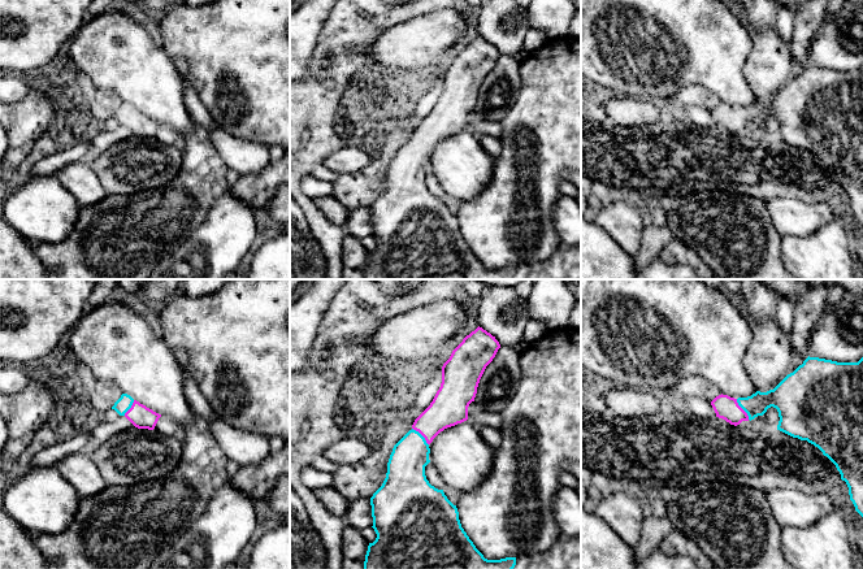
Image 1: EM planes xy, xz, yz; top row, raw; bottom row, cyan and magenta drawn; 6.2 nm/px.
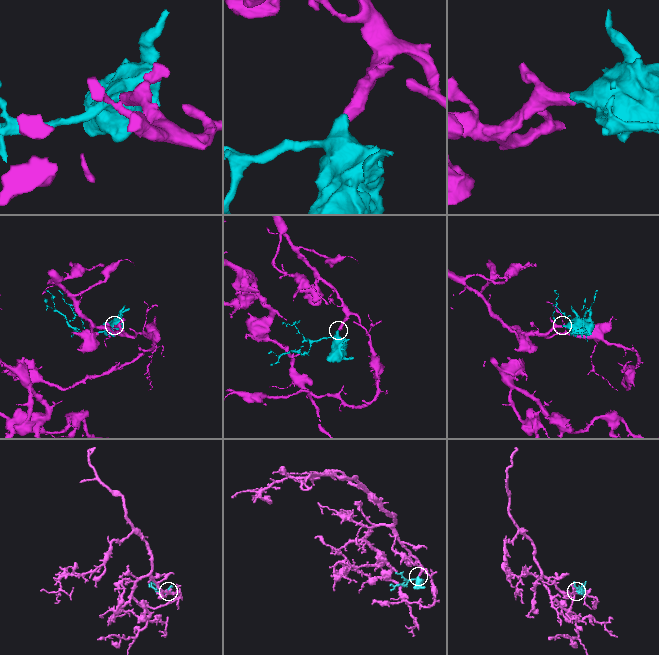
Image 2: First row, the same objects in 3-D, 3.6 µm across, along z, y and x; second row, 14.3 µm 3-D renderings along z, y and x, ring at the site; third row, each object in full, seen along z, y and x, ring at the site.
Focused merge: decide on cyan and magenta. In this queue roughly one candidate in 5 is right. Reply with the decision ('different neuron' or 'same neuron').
same neuron

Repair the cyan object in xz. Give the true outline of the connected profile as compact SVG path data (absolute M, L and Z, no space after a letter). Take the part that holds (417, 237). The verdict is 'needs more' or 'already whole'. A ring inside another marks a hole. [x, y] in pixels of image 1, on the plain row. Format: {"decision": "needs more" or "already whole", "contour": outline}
{"decision": "needs more", "contour": "M477 36L452 60L442 75L442 92L430 114L415 129L412 138L394 155L387 171L387 182L382 195L370 207L373 238L377 247L369 252L363 279L512 279L516 266L487 269L469 248L459 229L459 221L443 199L429 192L425 175L430 171L429 153L444 138L468 129L468 116L474 110L480 88L493 70L499 51L482 36Z"}

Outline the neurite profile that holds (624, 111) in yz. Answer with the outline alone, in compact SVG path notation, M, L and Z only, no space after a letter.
M613 95L603 108L616 125L628 127L650 126L664 116L658 103L629 96Z

